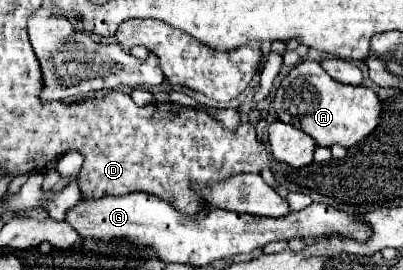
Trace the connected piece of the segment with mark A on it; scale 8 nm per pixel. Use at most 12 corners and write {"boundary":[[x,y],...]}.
{"boundary":[[296,64],[276,90],[282,122],[346,148],[378,126],[370,88]]}

